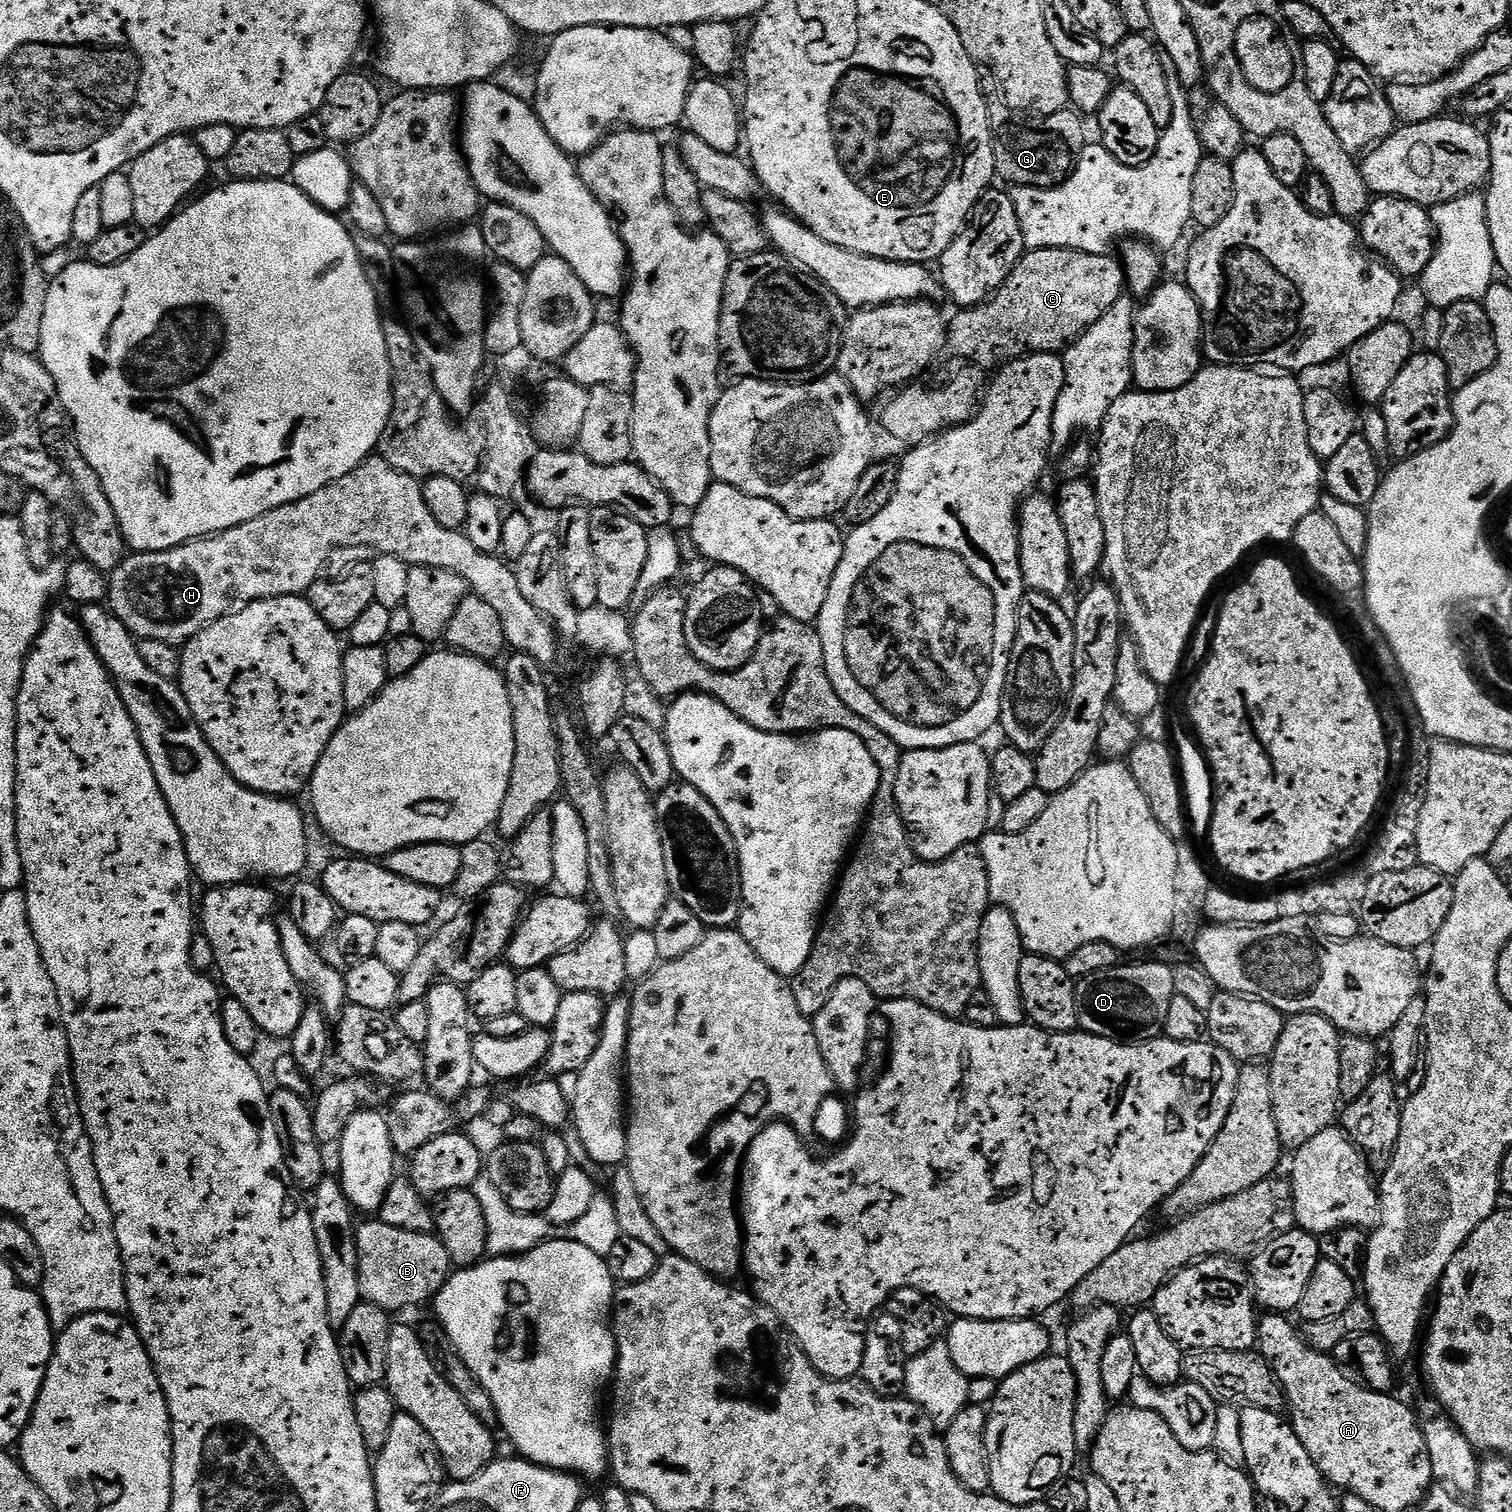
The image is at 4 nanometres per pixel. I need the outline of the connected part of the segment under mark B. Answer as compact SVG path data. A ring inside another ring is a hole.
M378 1218L369 1220L369 1224L361 1223L356 1229L361 1297L389 1314L412 1308L423 1300L431 1301L447 1282L453 1267L443 1242L426 1232L414 1234L384 1224Z

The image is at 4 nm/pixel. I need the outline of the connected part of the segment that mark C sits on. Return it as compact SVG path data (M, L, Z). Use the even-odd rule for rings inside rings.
M1066 248L1028 250L1021 256L1020 261L1016 263L1016 267L1013 268L1012 273L1006 278L1006 282L993 296L988 297L987 300L983 300L981 304L975 304L973 308L965 308L957 311L958 314L953 320L951 317L950 323L946 328L946 348L948 344L949 350L952 351L954 355L961 356L964 362L971 362L976 366L989 366L988 364L1003 366L1010 360L1019 360L1020 357L1034 352L1054 352L1060 354L1063 353L1069 345L1075 343L1088 328L1094 326L1094 324L1118 302L1120 296L1125 295L1125 292L1126 281L1124 279L1124 266L1115 255L1088 253L1078 249Z

